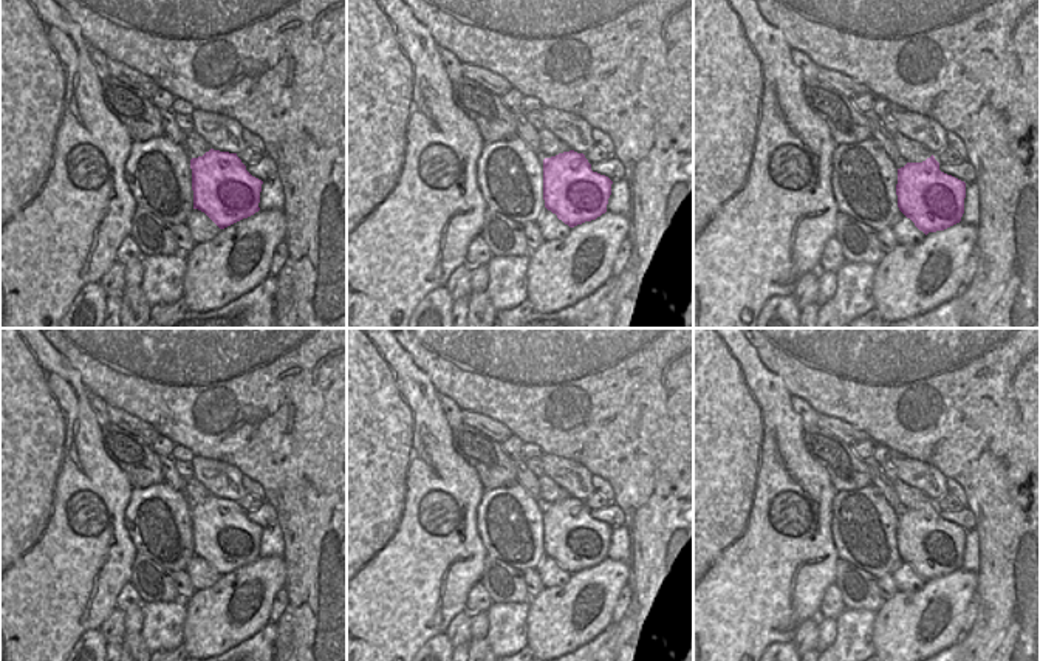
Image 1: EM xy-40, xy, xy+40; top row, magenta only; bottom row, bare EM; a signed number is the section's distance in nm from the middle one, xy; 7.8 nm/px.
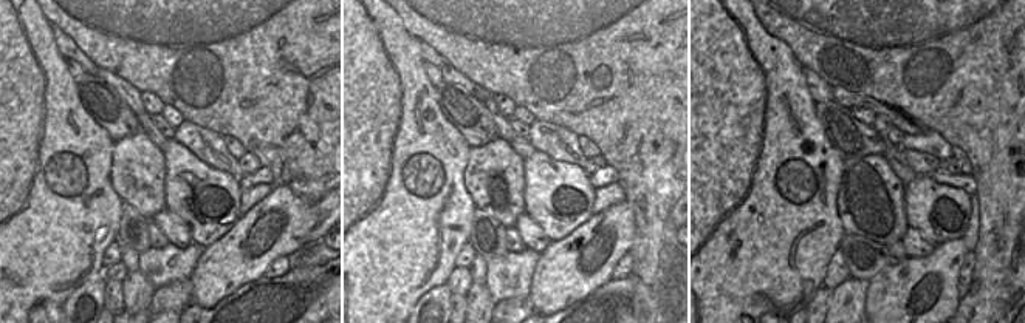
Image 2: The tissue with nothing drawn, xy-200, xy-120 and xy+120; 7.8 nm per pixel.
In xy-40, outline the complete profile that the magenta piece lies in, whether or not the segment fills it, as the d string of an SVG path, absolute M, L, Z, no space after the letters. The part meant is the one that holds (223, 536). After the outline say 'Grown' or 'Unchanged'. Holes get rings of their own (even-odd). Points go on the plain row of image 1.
M210 495L190 506L193 556L224 576L260 557L263 528L252 523L237 500Z. Unchanged.

